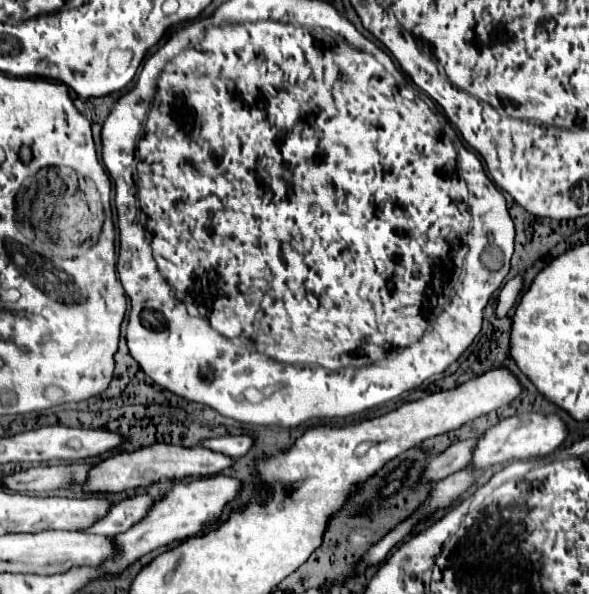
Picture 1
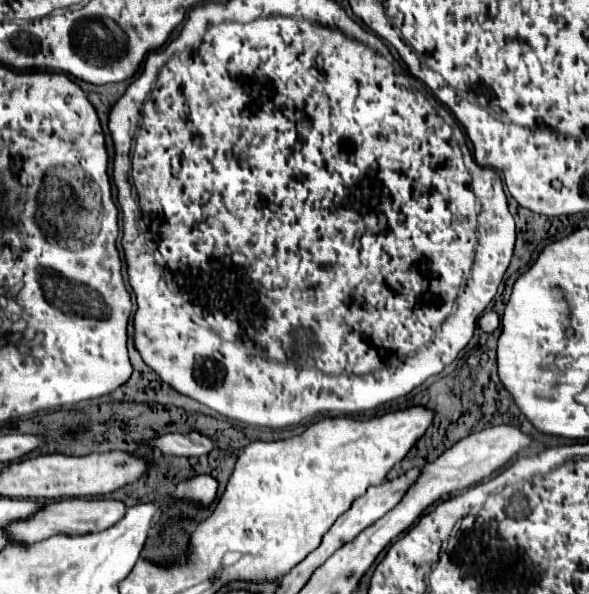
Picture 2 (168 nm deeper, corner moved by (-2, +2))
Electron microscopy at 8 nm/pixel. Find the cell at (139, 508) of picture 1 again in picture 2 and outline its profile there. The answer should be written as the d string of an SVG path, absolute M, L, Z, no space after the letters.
M65 498L61 502L53 502L49 504L49 508L45 508L45 512L37 512L37 516L33 516L33 520L25 520L21 524L13 524L13 528L5 528L15 540L21 542L41 542L47 540L51 536L57 534L65 534L65 536L83 536L83 534L91 534L91 532L101 532L111 528L113 524L117 524L127 512L127 506L121 500L105 500L105 498L97 498L97 500L89 500L89 498Z

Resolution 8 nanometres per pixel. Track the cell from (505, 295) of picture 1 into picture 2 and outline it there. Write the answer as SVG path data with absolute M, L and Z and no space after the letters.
M485 312L479 320L479 326L485 330L485 332L493 332L499 328L499 314L497 312Z

